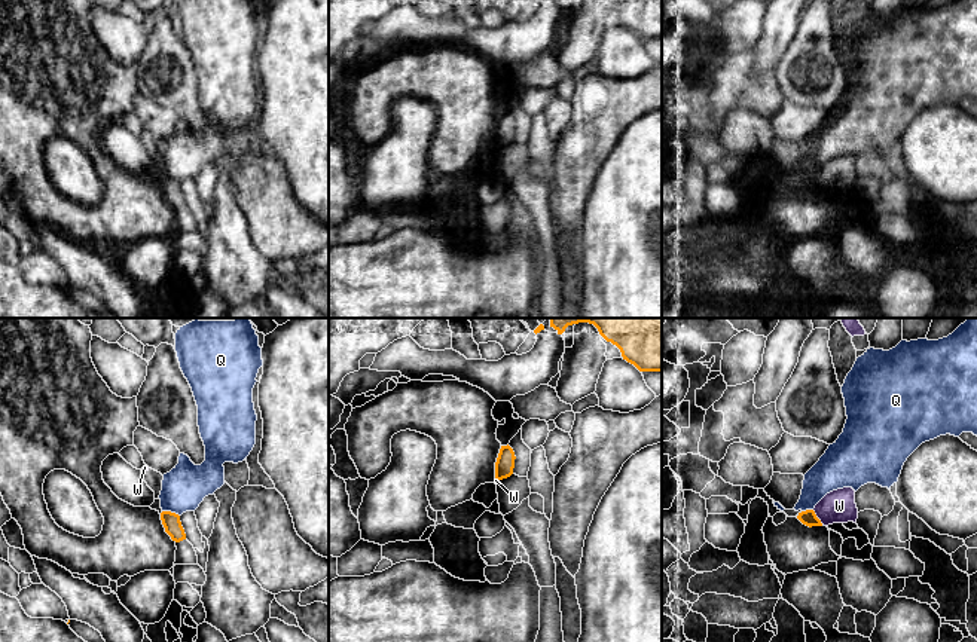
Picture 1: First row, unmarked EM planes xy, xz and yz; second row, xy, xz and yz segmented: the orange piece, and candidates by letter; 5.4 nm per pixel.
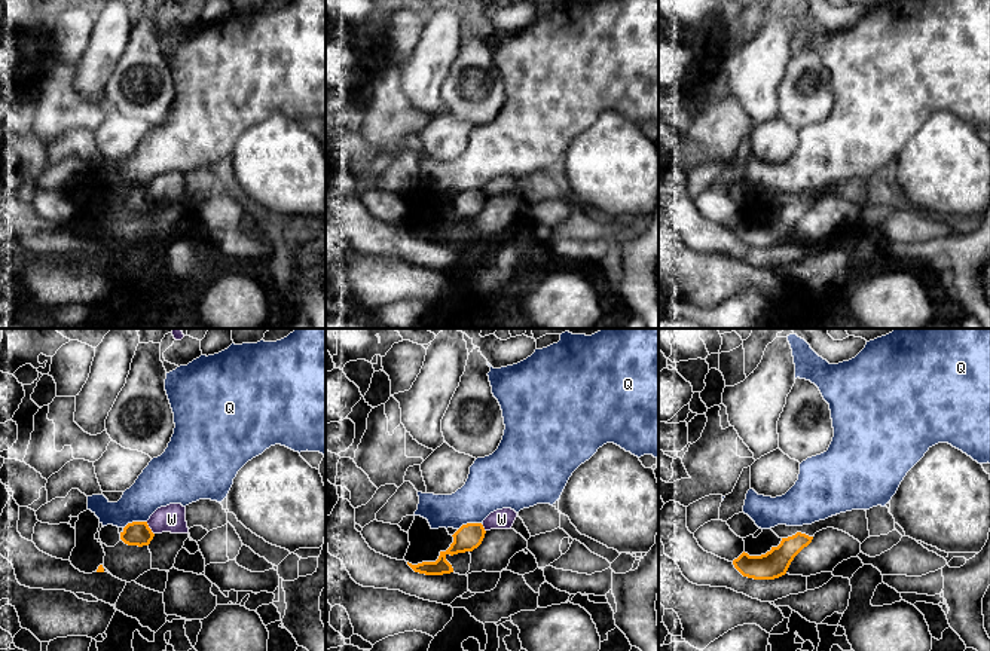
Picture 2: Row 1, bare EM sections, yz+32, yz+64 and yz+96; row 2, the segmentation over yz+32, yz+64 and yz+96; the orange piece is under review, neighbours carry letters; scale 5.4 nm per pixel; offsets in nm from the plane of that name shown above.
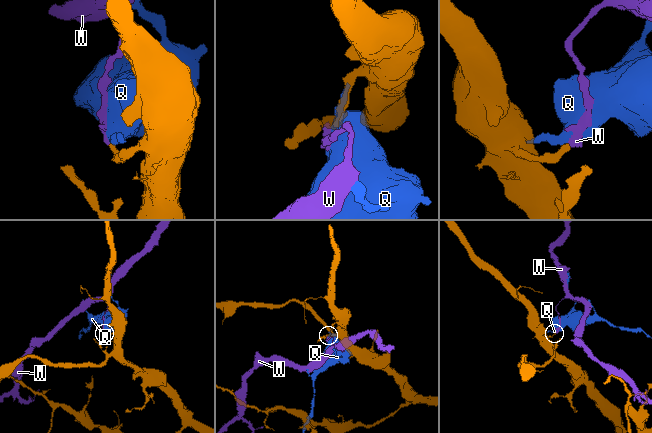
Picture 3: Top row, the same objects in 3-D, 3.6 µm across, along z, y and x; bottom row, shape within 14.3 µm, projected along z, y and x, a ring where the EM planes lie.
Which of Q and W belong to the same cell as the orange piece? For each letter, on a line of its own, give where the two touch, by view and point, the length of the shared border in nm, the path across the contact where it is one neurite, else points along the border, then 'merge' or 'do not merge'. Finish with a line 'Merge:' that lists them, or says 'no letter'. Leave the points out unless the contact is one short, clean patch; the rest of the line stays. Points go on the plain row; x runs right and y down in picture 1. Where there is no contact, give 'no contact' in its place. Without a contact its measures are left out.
Q: xy (170, 179) | 100 nm | along xy (162, 177), (170, 177), (179, 183) | do not merge
W: yz (817, 185) | 100 nm | along yz (812, 177), (823, 190) | do not merge
Merge: no letter

